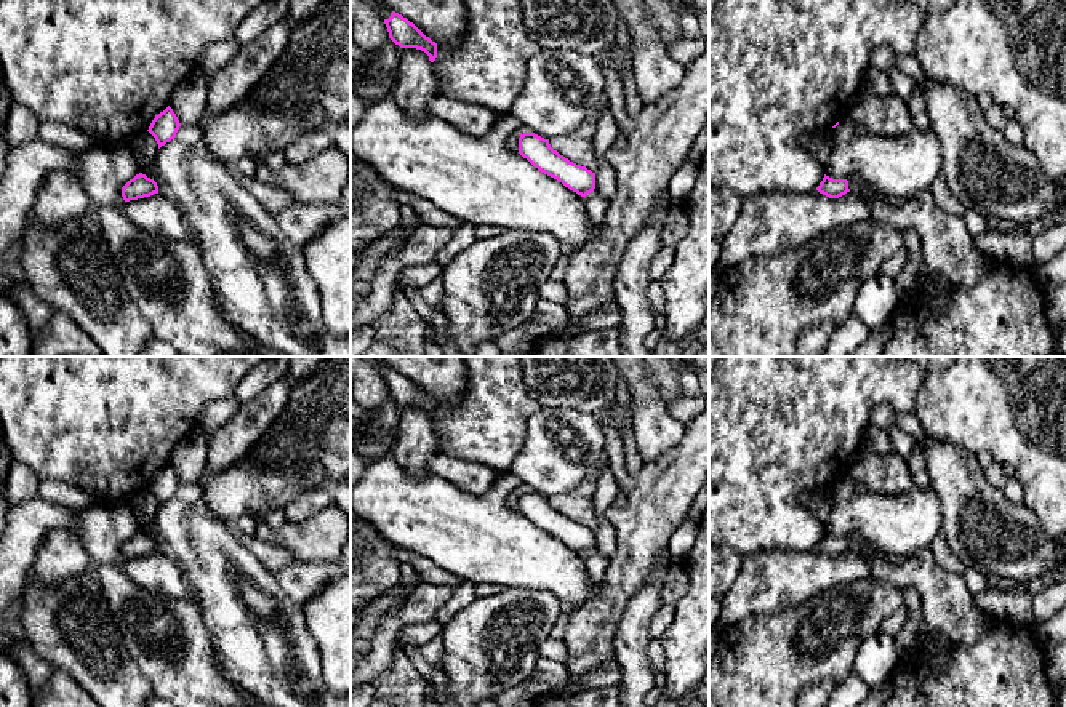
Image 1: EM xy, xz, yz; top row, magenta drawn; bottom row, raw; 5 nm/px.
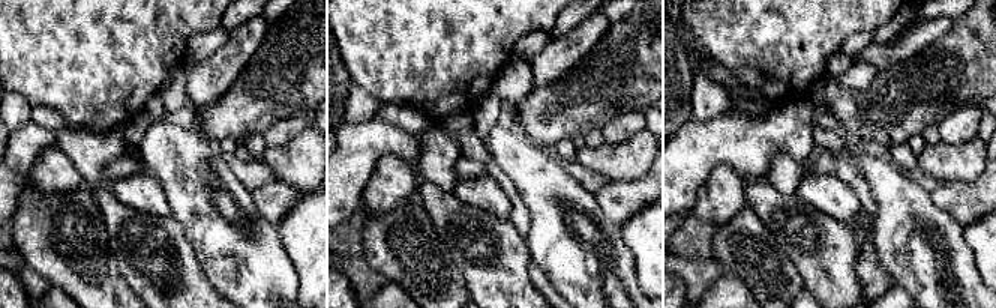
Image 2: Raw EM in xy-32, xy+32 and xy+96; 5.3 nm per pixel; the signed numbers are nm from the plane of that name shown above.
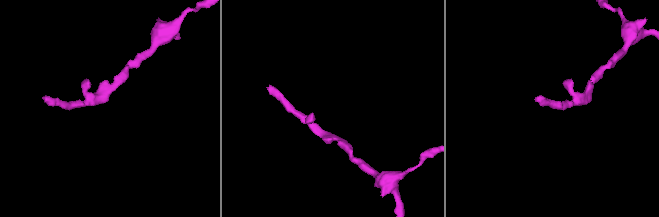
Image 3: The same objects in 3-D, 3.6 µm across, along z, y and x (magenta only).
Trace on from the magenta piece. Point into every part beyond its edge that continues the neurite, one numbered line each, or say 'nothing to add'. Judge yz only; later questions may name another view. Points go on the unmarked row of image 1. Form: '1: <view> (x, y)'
nothing to add

